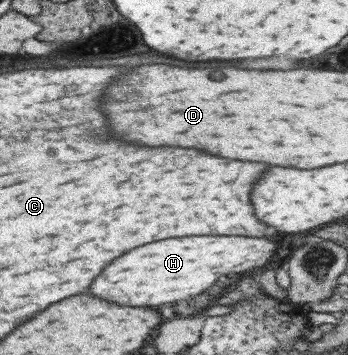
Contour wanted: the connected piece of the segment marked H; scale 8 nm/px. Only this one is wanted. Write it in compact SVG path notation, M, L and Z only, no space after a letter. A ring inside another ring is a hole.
M183 236L157 240L115 258L107 270L91 282L89 290L97 298L127 306L157 306L187 300L213 286L221 274L247 274L255 268L261 269L273 256L275 246L277 244L267 238L247 236Z

